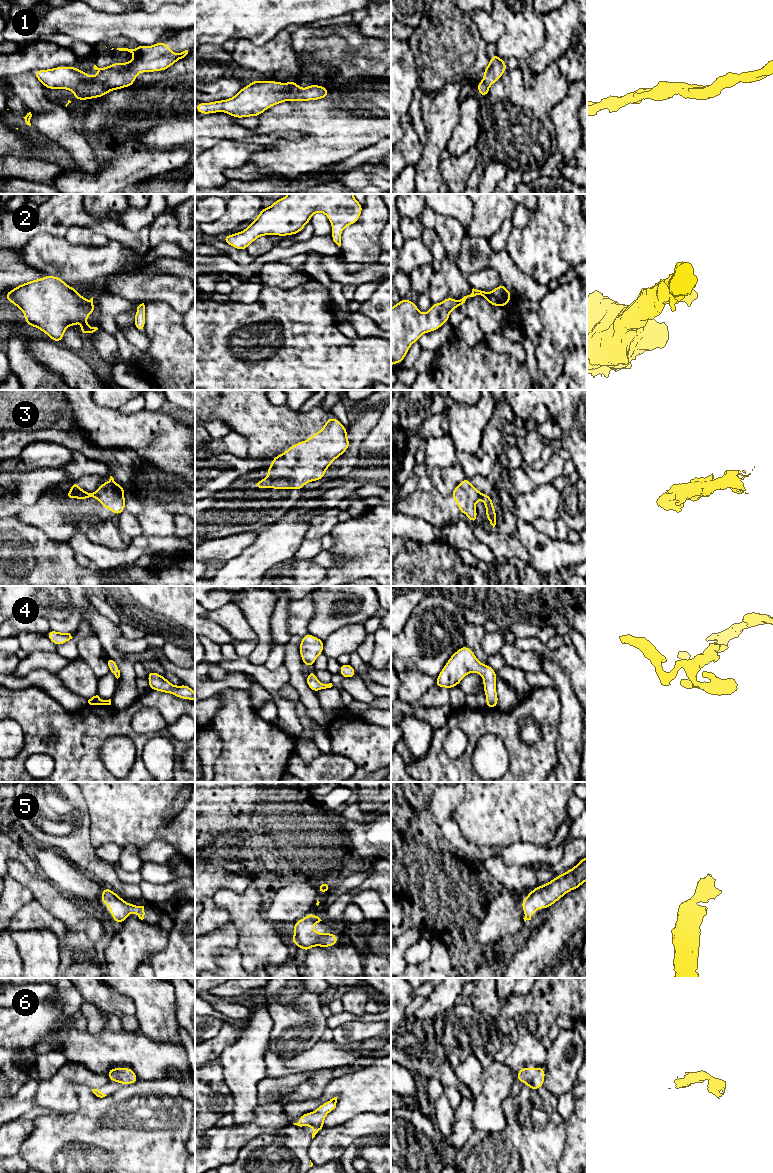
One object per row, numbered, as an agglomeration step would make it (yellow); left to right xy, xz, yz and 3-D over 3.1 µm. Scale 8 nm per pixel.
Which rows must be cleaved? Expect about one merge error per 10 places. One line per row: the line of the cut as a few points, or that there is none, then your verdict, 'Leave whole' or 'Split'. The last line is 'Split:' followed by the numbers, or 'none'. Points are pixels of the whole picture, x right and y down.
1: No split. Leave whole
2: No split. Leave whole
3: No split. Leave whole
4: No split. Leave whole
5: No split. Leave whole
6: No split. Leave whole
Split: none

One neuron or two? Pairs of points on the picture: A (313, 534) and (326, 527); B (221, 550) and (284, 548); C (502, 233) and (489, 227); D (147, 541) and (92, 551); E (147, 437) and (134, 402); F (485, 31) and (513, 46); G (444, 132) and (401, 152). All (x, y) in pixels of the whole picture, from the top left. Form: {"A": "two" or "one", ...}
{"A": "one", "B": "two", "C": "two", "D": "one", "E": "two", "F": "two", "G": "two"}

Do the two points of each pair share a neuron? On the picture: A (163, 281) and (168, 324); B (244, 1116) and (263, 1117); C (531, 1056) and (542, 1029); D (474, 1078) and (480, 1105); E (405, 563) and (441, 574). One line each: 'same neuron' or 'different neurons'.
A: different neurons
B: different neurons
C: different neurons
D: different neurons
E: same neuron

